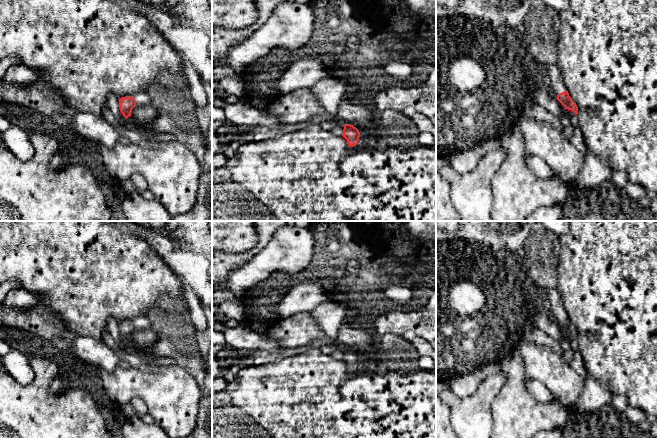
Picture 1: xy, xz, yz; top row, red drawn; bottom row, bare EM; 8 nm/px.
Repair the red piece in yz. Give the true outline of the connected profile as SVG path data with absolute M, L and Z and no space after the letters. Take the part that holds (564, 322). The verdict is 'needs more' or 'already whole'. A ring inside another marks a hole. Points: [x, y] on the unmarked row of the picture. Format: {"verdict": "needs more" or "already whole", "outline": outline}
{"verdict": "needs more", "outline": "M558 288L547 291L546 296L551 305L551 312L557 319L557 324L565 331L565 333L571 334L578 338L578 331L576 327L571 323L569 317L564 308L564 303L561 297L561 293Z"}

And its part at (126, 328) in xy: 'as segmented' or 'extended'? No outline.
extended

